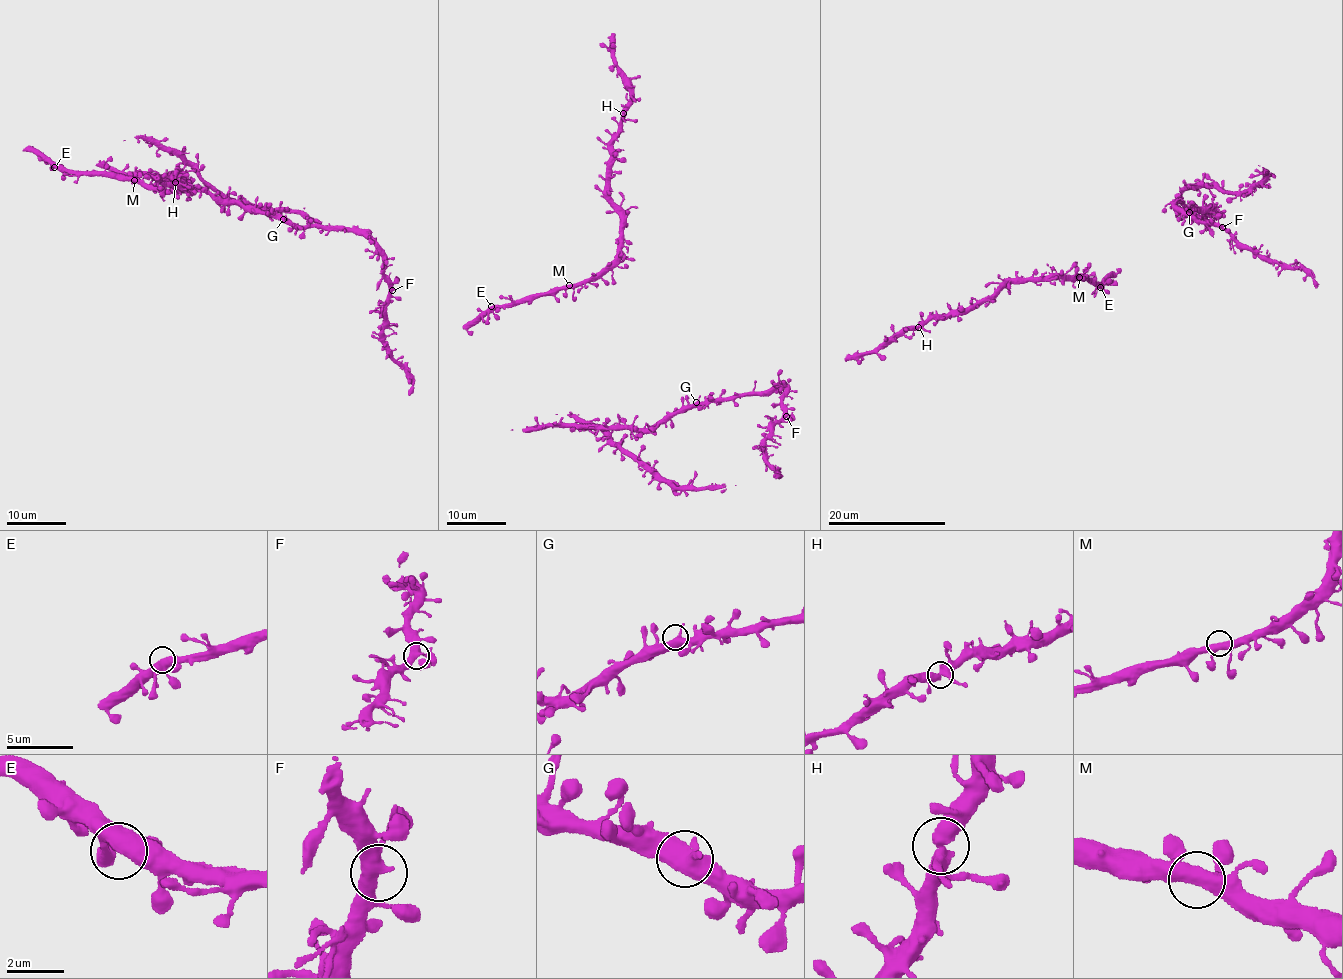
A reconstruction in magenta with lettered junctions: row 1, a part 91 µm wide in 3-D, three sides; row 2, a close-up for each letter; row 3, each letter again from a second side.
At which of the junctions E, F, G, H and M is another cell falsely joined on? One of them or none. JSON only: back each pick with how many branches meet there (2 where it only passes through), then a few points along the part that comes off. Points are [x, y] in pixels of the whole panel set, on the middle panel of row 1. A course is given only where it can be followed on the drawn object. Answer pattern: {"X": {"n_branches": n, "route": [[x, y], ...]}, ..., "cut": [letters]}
{"cut": []}

